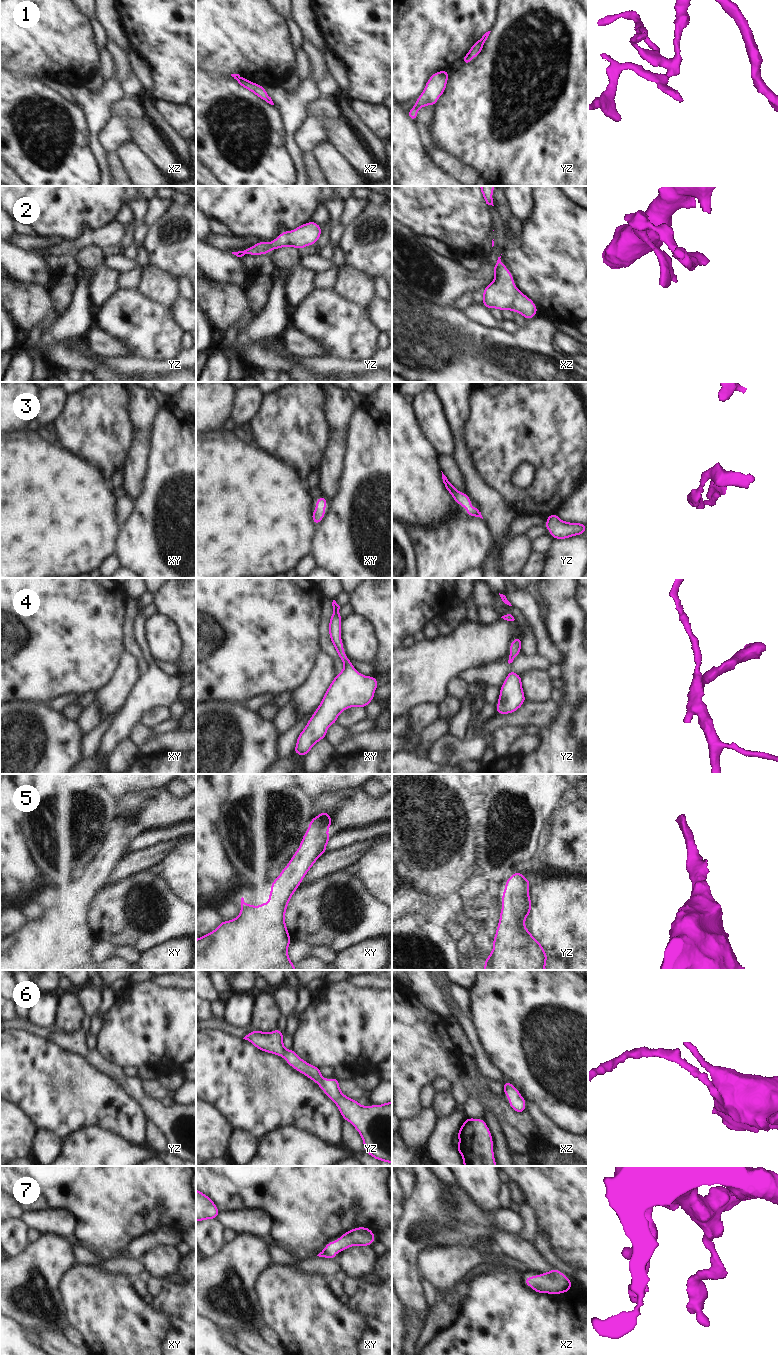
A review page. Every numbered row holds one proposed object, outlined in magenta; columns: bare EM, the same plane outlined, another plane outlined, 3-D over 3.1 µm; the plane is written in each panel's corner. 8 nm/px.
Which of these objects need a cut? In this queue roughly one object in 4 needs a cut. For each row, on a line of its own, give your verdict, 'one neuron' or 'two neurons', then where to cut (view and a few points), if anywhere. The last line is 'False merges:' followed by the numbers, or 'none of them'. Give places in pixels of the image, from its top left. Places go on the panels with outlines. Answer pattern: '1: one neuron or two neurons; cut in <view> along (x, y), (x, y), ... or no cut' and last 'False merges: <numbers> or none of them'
1: two neurons; cut in yz along (479, 40), (483, 44)
2: one neuron; no cut
3: one neuron; no cut
4: one neuron; no cut
5: one neuron; no cut
6: one neuron; no cut
7: one neuron; no cut
False merges: 1

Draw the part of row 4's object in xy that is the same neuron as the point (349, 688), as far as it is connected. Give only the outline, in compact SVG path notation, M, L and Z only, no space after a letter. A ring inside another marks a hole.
M332 602L333 614L329 622L329 635L344 668L335 676L319 707L309 719L304 730L297 737L294 753L305 757L311 748L324 739L330 725L337 723L338 715L350 707L365 708L373 699L378 680L373 676L360 674L347 658L341 639L340 606Z

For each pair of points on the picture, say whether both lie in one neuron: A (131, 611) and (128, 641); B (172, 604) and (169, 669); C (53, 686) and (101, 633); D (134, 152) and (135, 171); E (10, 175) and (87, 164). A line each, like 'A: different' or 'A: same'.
A: same
B: different
C: same
D: same
E: different

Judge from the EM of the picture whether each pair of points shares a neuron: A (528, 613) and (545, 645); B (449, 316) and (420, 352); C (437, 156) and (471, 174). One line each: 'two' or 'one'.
A: one
B: one
C: one

